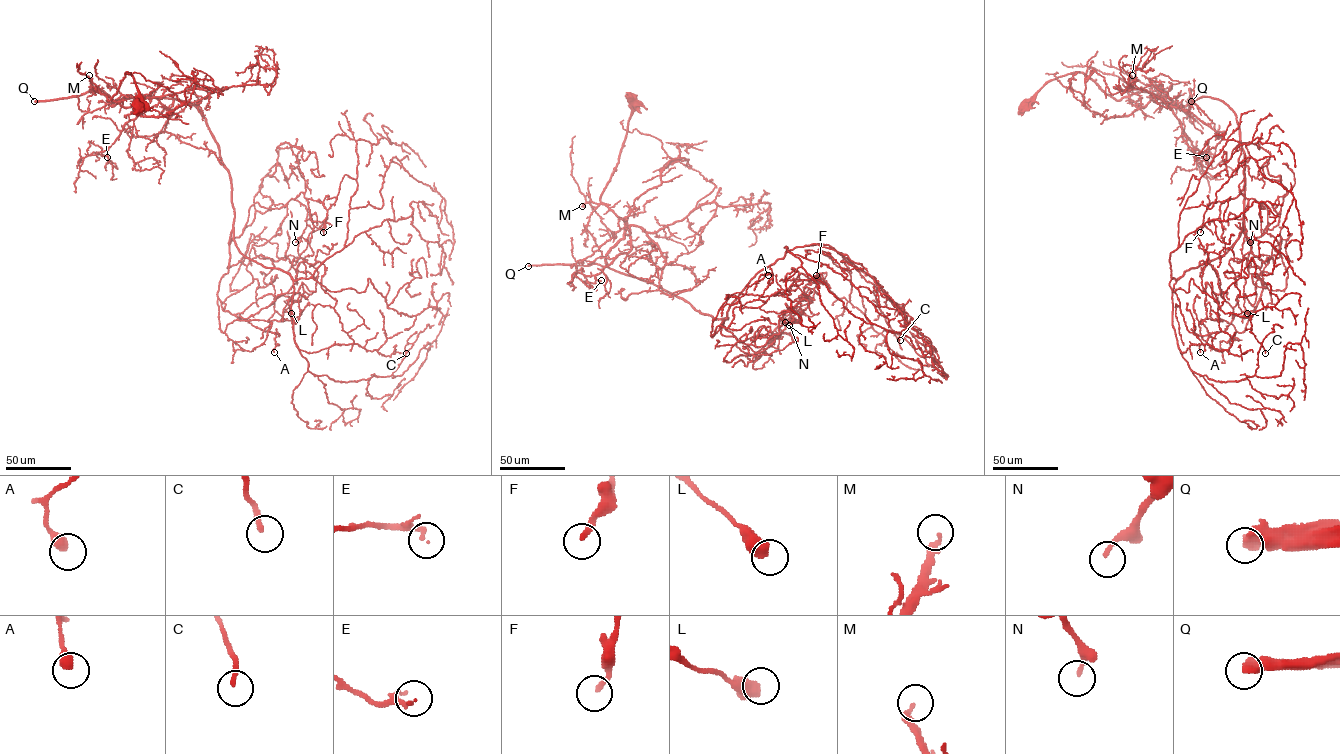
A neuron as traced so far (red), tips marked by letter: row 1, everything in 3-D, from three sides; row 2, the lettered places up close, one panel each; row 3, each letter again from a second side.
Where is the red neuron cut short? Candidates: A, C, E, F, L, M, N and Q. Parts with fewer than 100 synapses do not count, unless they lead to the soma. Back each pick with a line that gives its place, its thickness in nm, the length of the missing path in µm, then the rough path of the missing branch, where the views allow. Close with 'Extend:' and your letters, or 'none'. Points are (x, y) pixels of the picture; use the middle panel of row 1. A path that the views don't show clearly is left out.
M: place (582, 206); calibre 240 nm; missing 30 µm; course (582, 206), (567, 192)
Q: place (528, 266); calibre 440 nm; missing 600 µm
Extend: M, Q

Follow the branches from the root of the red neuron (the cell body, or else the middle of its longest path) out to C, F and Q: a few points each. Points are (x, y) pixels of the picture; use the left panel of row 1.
C: (138, 106), (127, 72), (112, 106), (205, 118), (309, 371), (406, 353)
F: (138, 106), (127, 72), (112, 106), (205, 118), (229, 243), (301, 192), (323, 232)
Q: (138, 106), (128, 72), (107, 97), (129, 107), (132, 96), (112, 106), (99, 89), (34, 101)

